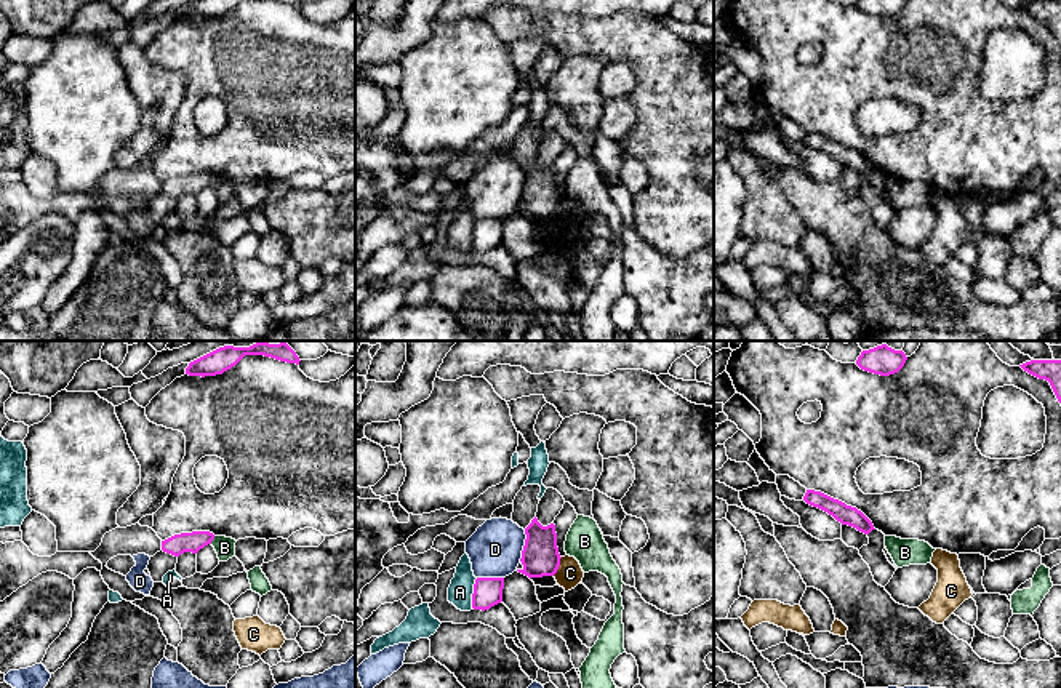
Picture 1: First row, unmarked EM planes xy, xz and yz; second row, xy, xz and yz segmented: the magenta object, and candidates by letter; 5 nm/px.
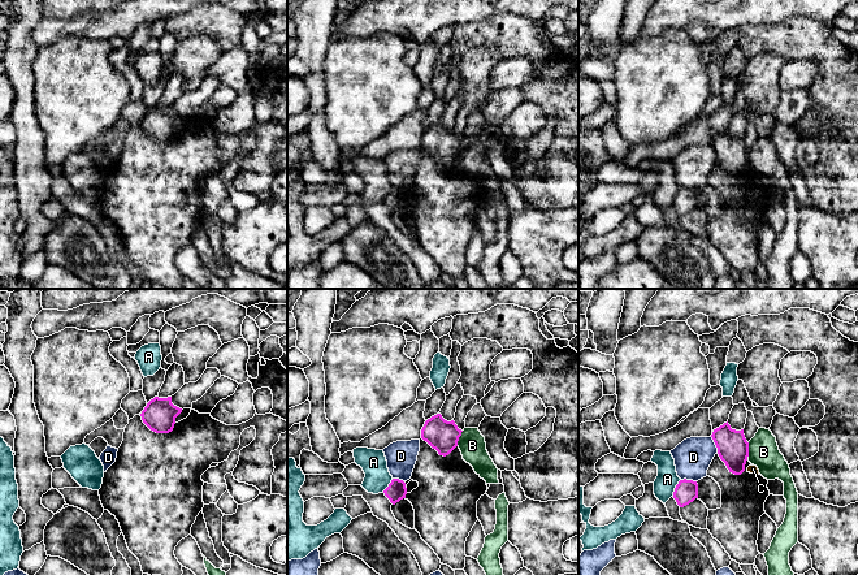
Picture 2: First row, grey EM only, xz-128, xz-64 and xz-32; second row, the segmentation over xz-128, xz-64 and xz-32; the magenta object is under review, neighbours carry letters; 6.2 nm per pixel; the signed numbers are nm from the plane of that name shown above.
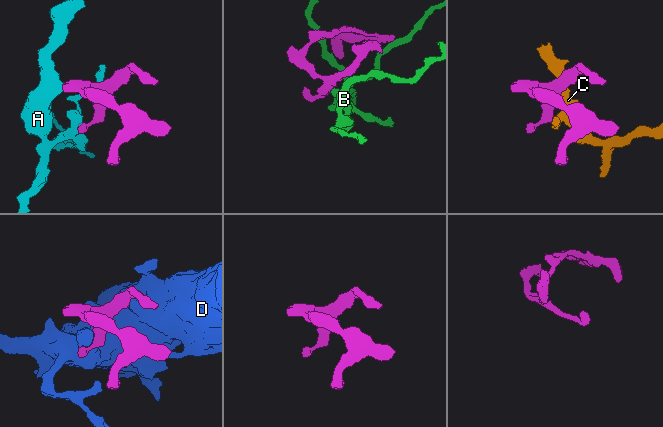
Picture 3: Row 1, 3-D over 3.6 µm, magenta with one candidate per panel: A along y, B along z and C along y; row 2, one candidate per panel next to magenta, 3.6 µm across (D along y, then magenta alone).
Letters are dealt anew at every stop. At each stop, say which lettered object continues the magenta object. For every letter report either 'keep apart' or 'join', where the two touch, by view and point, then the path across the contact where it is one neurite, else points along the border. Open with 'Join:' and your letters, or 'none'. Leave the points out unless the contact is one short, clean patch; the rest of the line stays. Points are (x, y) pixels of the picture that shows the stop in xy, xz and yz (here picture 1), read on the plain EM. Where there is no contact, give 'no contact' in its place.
Join: none
A: keep apart | xz (474, 234)
B: keep apart | xy (213, 180) | along xy (215, 178), (210, 184)
C: keep apart | xz (557, 208) | along xz (562, 199), (552, 216)
D: keep apart | xz (524, 188) | along xz (525, 172), (525, 186), (519, 202)

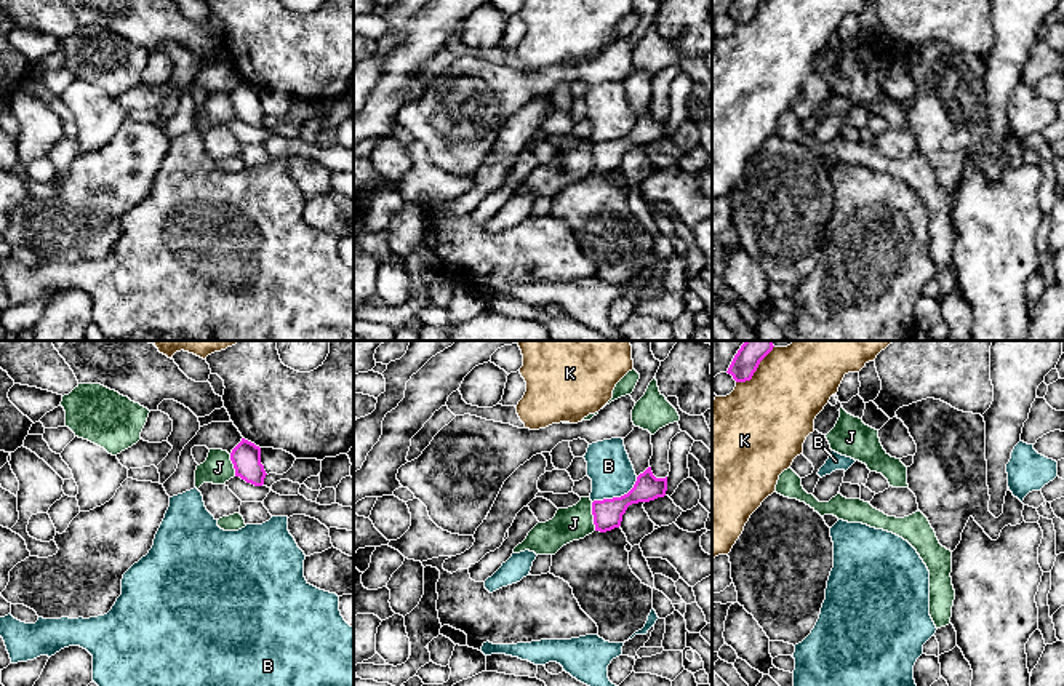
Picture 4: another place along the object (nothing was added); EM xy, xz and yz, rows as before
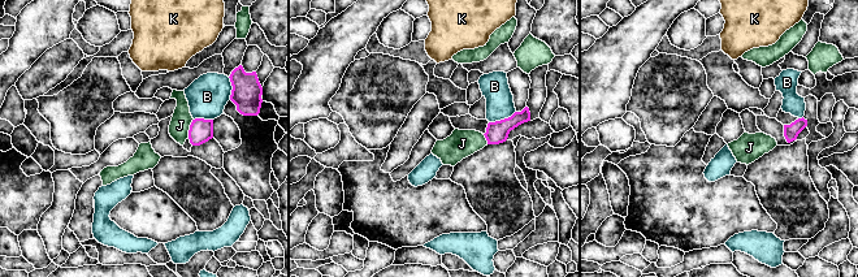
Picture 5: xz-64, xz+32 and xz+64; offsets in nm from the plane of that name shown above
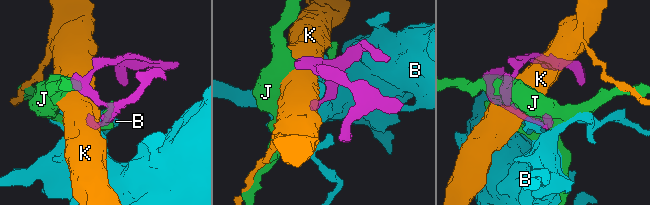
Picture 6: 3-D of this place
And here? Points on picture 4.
Join: none
B: keep apart | xz (616, 139) | along xz (637, 119), (626, 135), (592, 144)
J: keep apart | xz (594, 159)
K: keep apart | yz (752, 16)

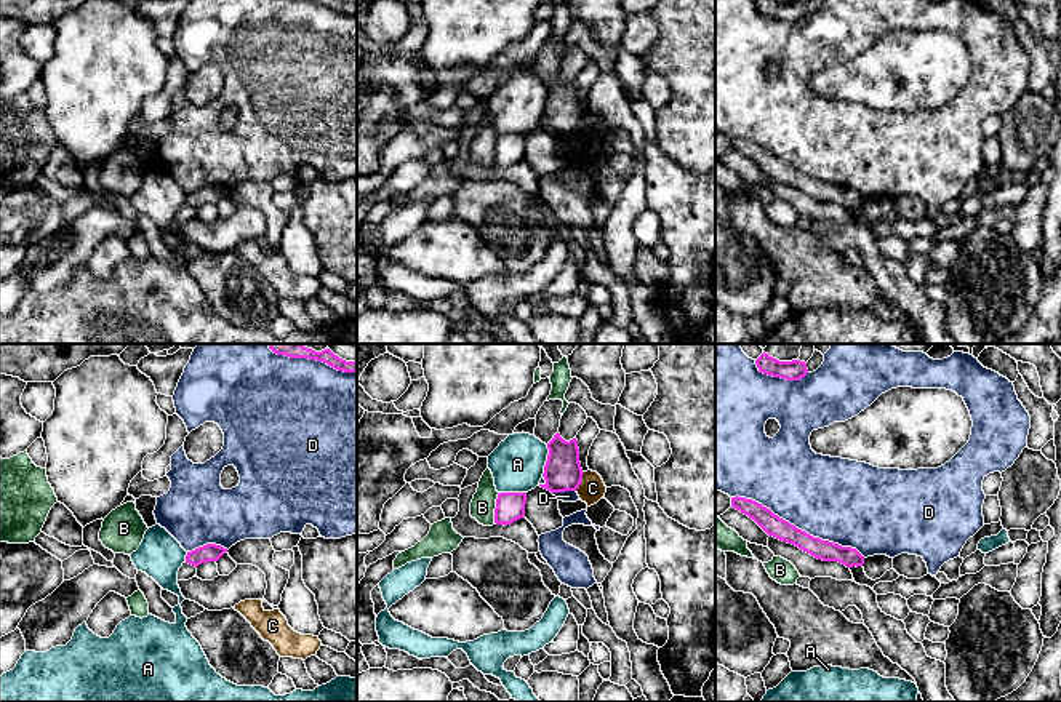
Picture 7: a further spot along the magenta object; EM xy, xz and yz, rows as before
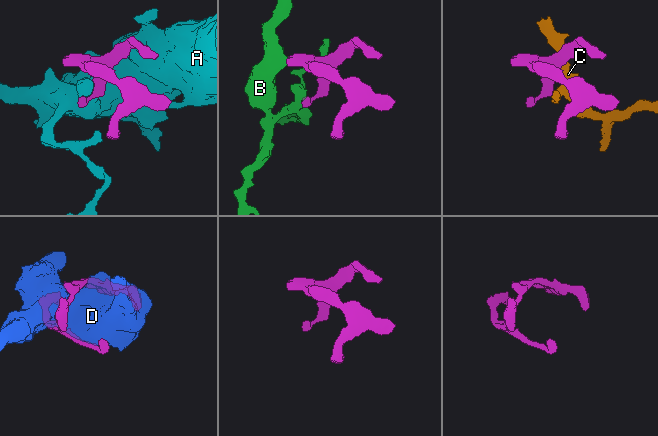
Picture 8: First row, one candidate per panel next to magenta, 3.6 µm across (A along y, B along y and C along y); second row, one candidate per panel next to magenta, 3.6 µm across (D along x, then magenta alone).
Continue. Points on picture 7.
Join: none
A: keep apart | xz (546, 103) | along xz (548, 87), (548, 101), (541, 117)
B: keep apart | xz (496, 149)
C: keep apart | xz (580, 123) | along xz (584, 114), (575, 131)
D: keep apart | yz (797, 170)

